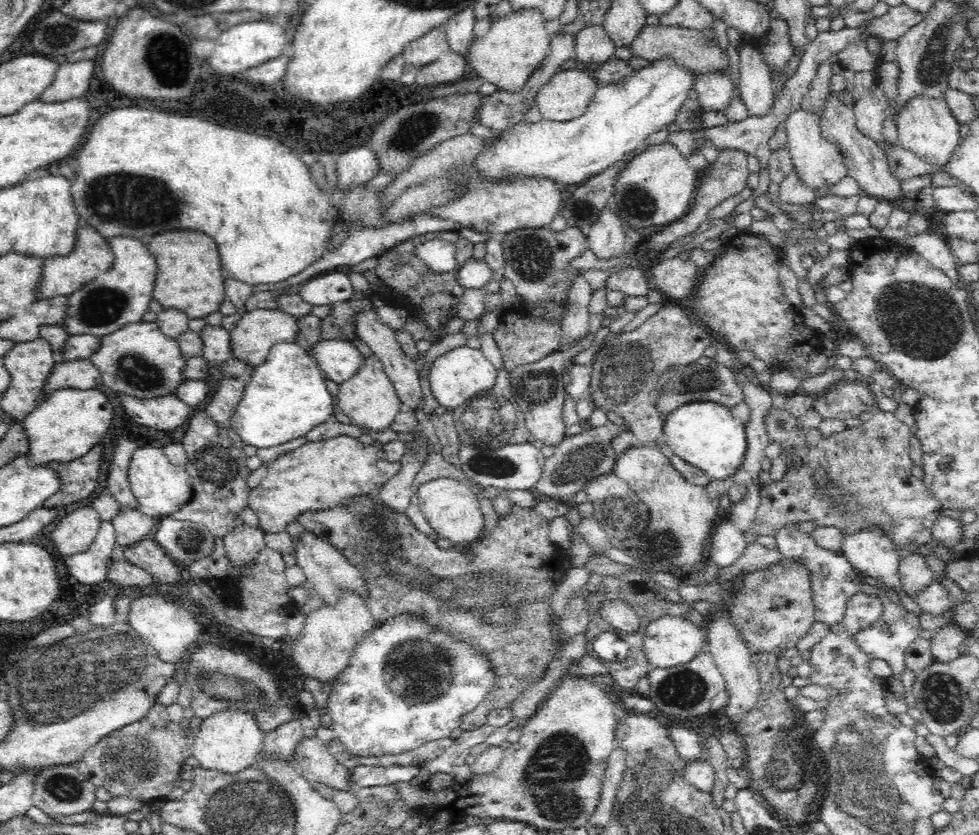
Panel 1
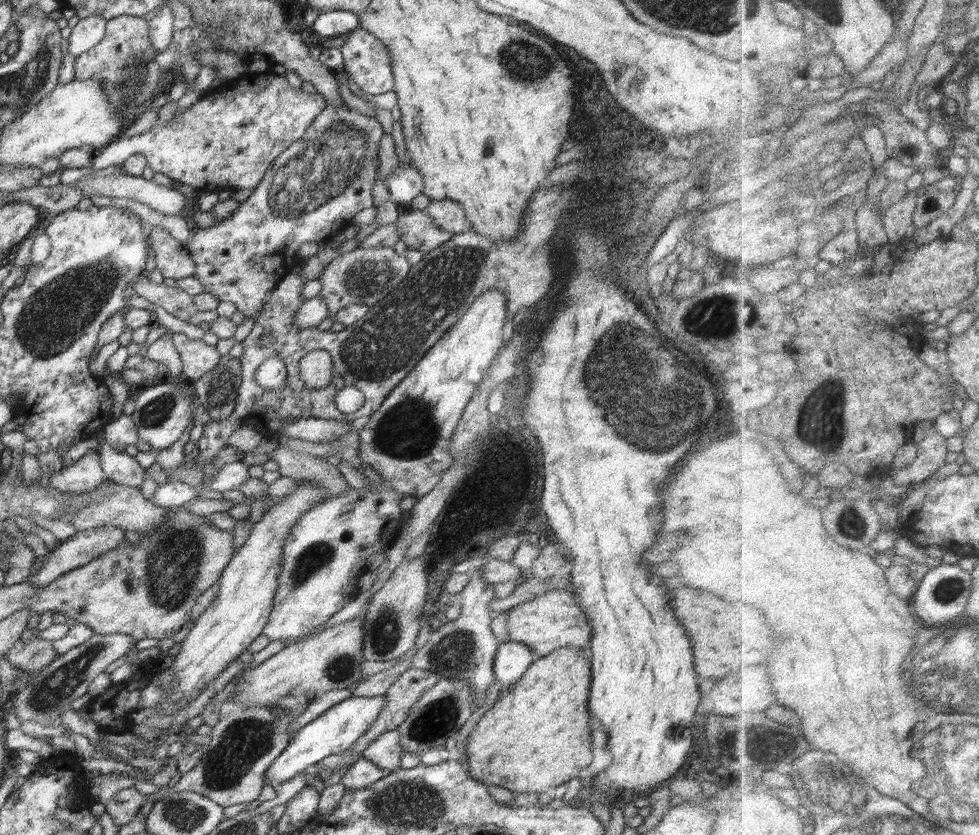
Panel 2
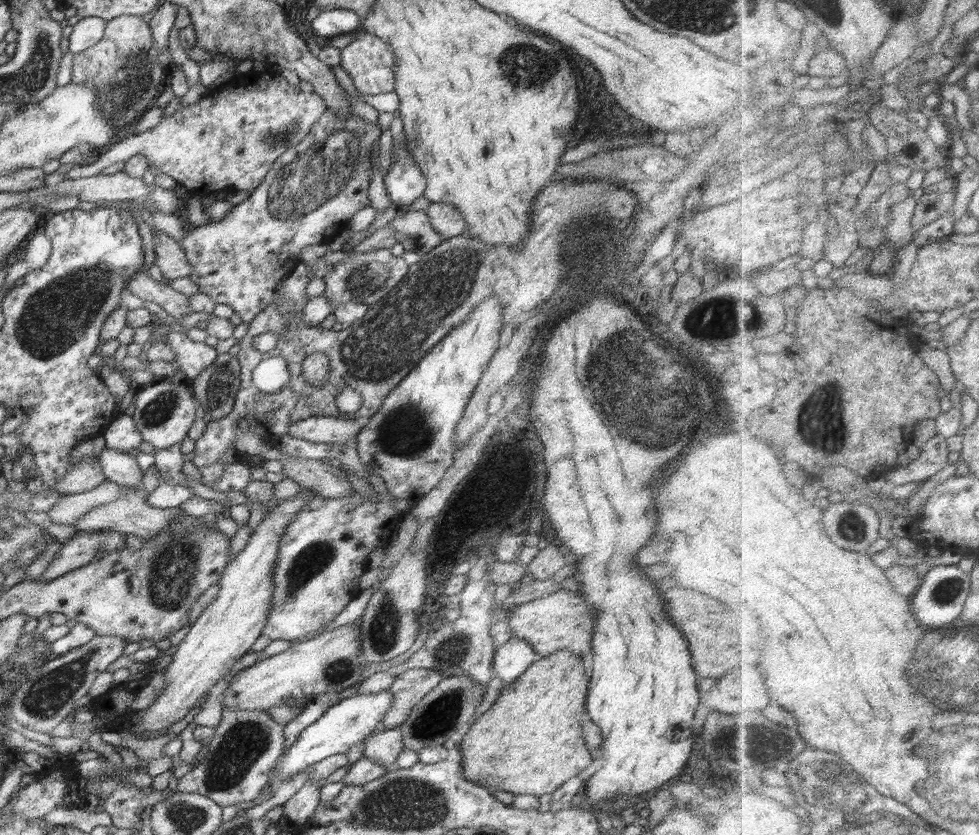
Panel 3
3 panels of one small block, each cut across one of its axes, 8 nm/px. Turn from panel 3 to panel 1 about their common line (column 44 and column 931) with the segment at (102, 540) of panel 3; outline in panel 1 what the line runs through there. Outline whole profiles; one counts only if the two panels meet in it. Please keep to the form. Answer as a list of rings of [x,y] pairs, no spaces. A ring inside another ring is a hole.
[[[906,553],[899,562],[899,573],[902,590],[914,598],[926,586],[936,580],[934,573],[928,567],[924,555]]]

